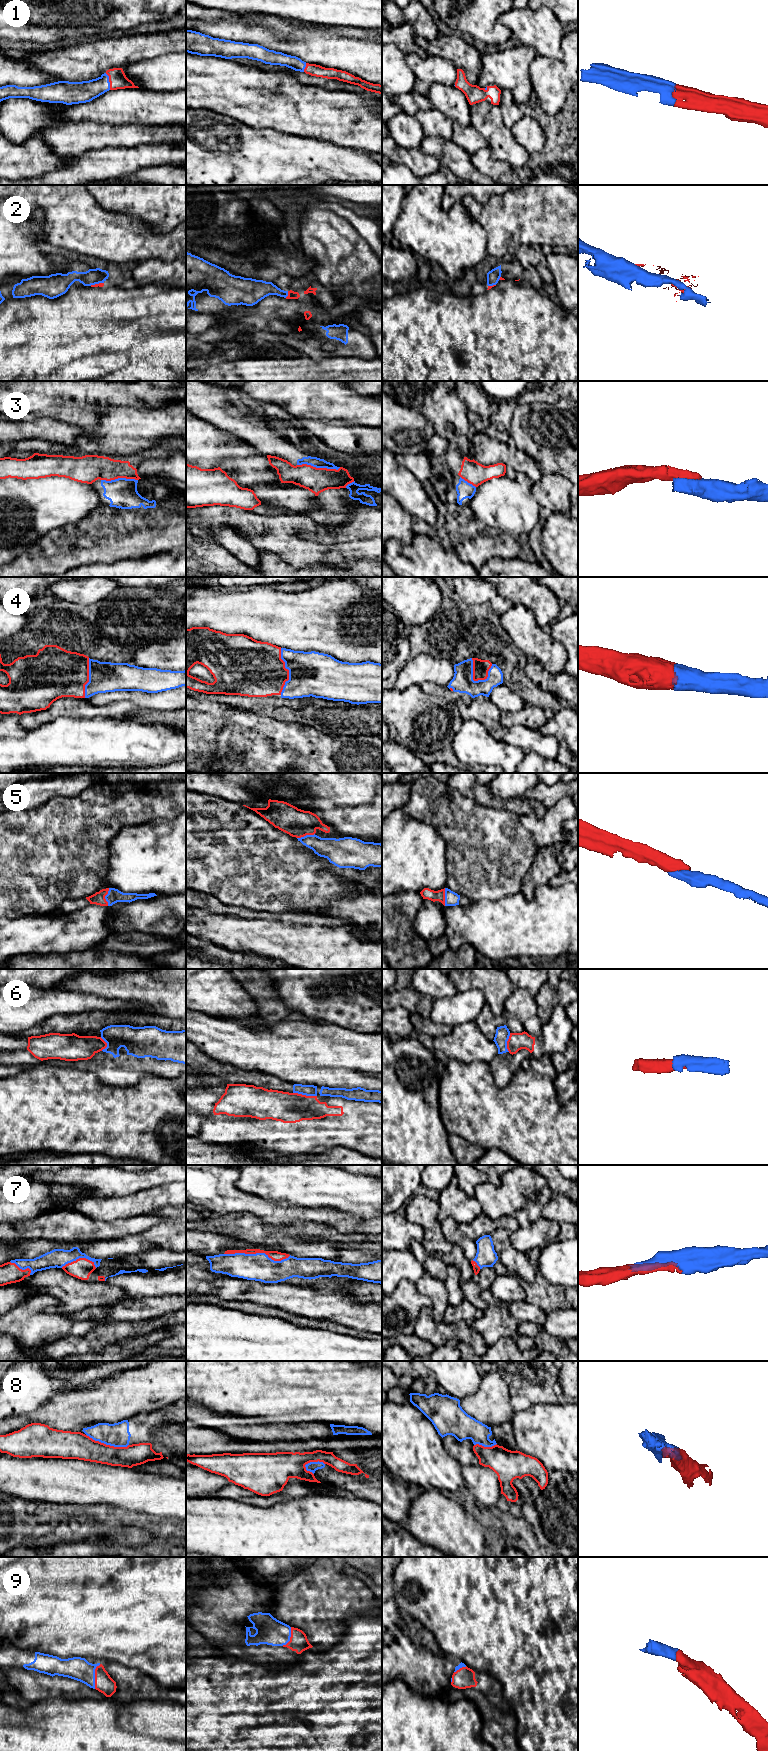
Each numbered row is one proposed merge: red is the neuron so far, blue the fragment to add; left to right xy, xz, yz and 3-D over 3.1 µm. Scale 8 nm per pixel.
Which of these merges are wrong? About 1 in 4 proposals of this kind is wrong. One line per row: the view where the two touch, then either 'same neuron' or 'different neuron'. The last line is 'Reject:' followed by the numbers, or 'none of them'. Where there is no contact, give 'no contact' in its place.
1: contact in xy; same neuron
2: contact in xz; different neuron
3: contact in xz; different neuron
4: contact in yz; same neuron
5: contact in xy; same neuron
6: contact in xz; different neuron
7: contact in xz; same neuron
8: contact in xy; different neuron
9: contact in xy; same neuron
Reject: 2, 3, 6, 8

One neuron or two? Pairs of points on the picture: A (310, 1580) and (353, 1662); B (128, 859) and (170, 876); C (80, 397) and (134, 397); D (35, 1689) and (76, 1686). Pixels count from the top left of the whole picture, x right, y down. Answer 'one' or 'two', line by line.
A: two
B: one
C: one
D: one

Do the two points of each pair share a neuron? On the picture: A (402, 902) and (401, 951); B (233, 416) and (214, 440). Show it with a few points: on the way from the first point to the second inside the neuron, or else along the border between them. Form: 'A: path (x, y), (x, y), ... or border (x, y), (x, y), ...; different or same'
A: path (401, 914), (401, 939); same
B: border (201, 419), (234, 434), (243, 441); different

